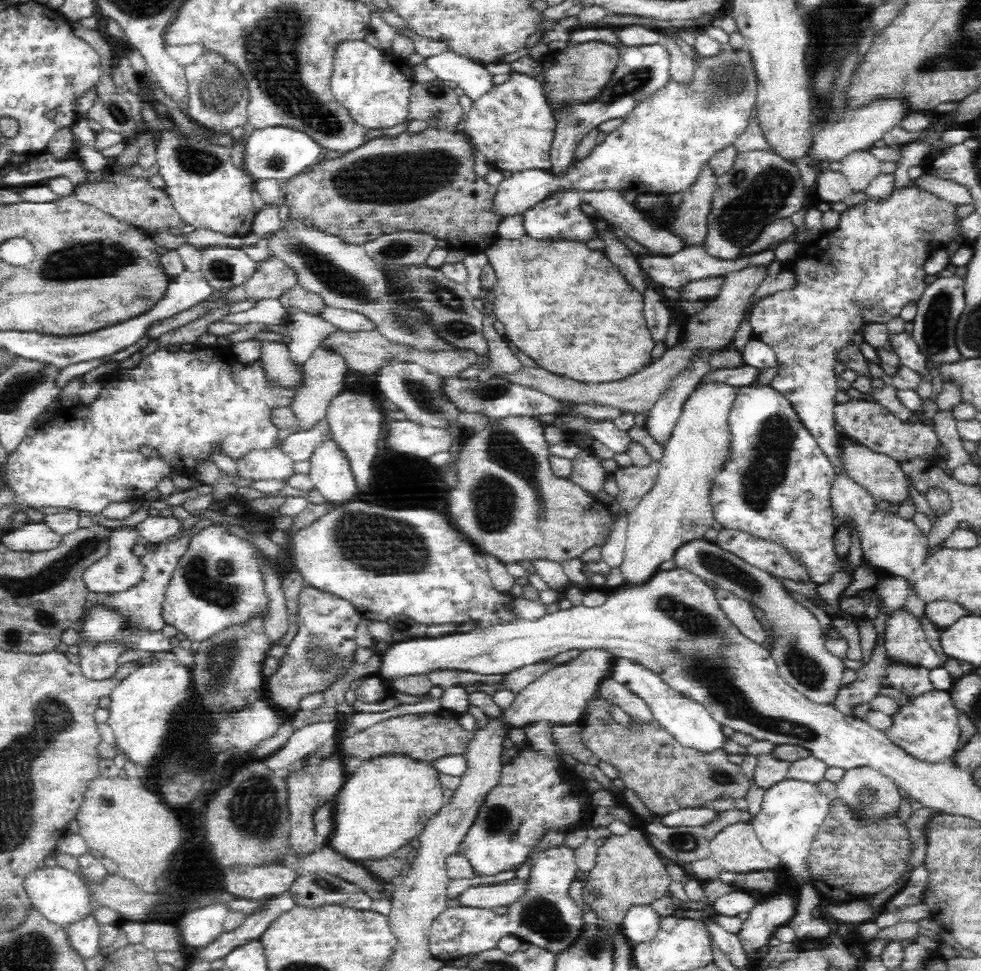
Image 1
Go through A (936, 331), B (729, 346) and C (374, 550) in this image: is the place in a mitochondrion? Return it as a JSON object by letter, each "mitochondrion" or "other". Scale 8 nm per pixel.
{"A":"mitochondrion","B":"other","C":"mitochondrion"}

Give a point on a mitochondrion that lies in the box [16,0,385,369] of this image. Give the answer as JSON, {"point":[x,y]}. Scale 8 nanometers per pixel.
{"point":[272,44]}

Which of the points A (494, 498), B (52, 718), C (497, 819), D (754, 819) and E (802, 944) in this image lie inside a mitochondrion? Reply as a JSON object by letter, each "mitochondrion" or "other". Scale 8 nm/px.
{"A":"mitochondrion","B":"mitochondrion","C":"mitochondrion","D":"other","E":"other"}

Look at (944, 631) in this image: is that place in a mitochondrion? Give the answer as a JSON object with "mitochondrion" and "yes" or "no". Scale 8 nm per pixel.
{"mitochondrion":"no"}

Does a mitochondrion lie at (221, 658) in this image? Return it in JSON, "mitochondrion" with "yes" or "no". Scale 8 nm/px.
{"mitochondrion":"yes"}

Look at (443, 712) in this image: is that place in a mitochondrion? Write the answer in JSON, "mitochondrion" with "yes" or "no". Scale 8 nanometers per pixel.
{"mitochondrion":"no"}

